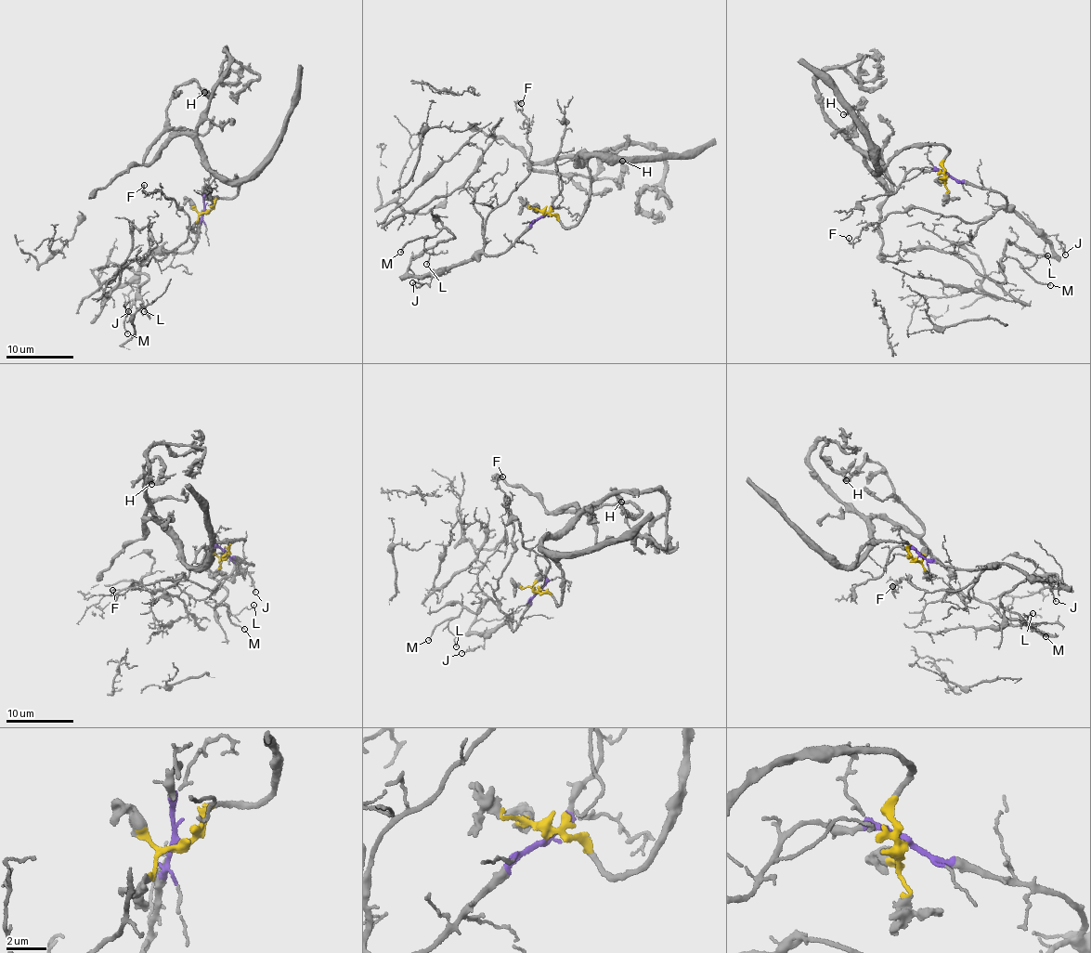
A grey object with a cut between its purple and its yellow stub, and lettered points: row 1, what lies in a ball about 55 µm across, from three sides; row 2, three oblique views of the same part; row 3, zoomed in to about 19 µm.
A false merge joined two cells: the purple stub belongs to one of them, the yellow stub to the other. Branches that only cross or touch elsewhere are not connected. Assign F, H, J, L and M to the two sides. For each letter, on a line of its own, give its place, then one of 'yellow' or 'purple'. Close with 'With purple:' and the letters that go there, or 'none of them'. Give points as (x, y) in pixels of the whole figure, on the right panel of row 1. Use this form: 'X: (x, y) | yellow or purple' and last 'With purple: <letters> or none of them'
F: (849, 238) | purple
H: (843, 114) | yellow
J: (1065, 254) | purple
L: (1047, 255) | purple
M: (1050, 285) | purple
With purple: F, J, L, M

